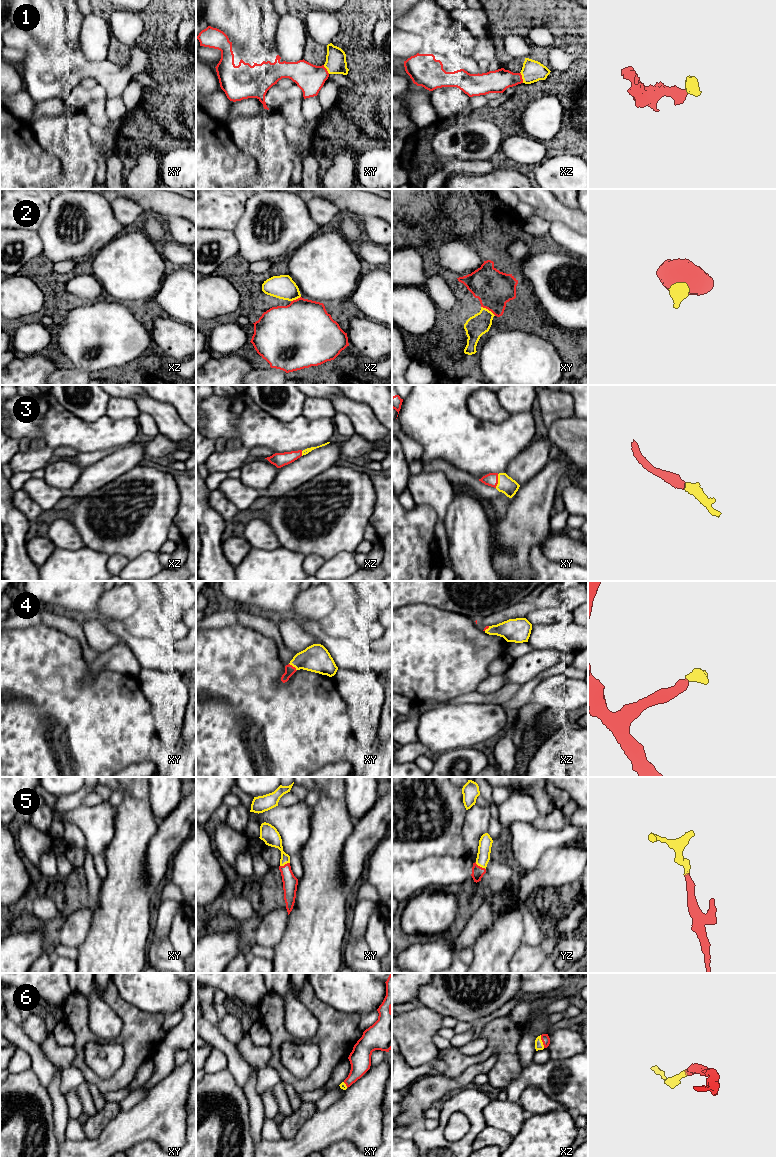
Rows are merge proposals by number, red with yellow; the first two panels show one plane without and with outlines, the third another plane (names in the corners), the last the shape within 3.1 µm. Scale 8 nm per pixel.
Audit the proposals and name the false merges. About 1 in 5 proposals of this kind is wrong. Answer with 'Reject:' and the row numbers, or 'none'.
Reject: 2

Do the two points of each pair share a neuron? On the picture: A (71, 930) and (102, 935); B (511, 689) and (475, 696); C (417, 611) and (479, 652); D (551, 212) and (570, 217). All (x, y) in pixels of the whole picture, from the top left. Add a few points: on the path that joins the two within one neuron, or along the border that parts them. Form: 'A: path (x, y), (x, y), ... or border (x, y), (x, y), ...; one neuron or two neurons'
A: border (92, 915), (89, 933), (77, 948); two neurons
B: path (502, 695), (496, 698), (484, 698); one neuron
C: path (432, 626), (457, 651), (464, 651); one neuron
D: path (556, 212), (565, 215); one neuron

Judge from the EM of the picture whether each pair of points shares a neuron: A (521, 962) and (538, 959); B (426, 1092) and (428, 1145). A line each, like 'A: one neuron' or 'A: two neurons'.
A: one neuron
B: two neurons

